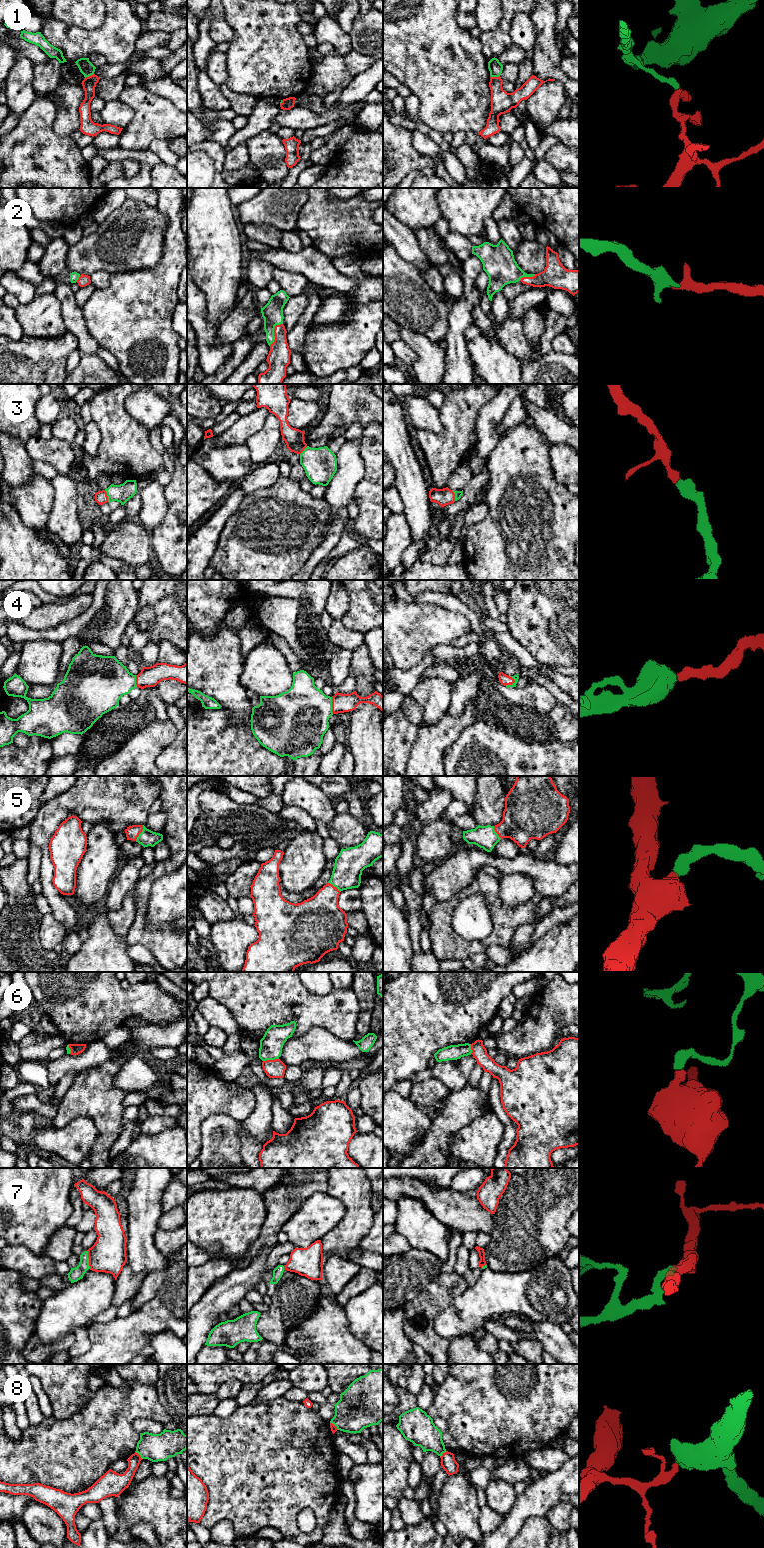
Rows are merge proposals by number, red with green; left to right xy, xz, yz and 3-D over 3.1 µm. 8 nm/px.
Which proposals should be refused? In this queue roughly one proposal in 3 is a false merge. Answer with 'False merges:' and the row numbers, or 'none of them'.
False merges: 1, 6, 7, 8

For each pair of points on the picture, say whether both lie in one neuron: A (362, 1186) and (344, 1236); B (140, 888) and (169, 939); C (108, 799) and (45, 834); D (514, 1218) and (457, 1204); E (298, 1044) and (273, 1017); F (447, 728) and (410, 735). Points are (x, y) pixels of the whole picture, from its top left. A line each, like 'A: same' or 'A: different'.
A: same
B: same
C: same
D: different
E: different
F: different

